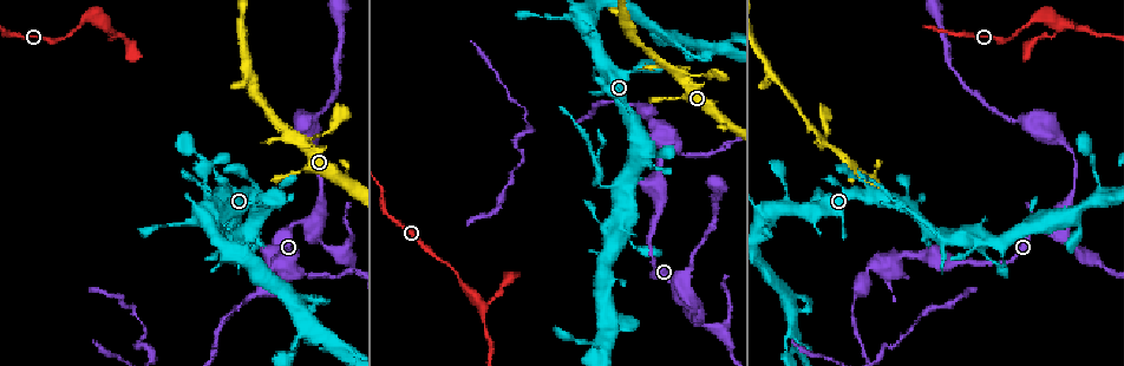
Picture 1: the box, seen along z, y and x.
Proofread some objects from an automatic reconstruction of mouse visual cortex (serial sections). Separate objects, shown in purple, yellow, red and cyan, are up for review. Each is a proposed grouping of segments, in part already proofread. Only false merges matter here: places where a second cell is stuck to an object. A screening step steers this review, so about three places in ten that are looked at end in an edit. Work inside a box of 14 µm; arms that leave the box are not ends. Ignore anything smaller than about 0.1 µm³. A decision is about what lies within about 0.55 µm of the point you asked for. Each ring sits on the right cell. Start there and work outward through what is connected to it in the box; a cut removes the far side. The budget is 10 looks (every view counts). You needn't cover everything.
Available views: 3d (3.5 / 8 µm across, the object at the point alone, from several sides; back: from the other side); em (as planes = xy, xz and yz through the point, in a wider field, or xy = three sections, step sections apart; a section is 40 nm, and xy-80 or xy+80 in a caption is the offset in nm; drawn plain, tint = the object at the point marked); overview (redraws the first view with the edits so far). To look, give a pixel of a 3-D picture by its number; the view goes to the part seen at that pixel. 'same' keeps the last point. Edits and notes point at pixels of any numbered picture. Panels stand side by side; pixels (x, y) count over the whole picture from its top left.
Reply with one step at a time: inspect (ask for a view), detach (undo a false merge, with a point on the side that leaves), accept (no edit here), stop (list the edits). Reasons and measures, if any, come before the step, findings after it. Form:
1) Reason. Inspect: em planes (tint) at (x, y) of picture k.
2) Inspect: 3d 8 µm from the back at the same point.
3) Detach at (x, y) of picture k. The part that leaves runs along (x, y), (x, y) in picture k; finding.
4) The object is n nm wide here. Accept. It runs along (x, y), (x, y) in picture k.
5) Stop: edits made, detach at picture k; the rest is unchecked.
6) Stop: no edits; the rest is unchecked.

Narrows sharply. Inspect: 3d 3.5 µm at (290, 351) of picture 1.

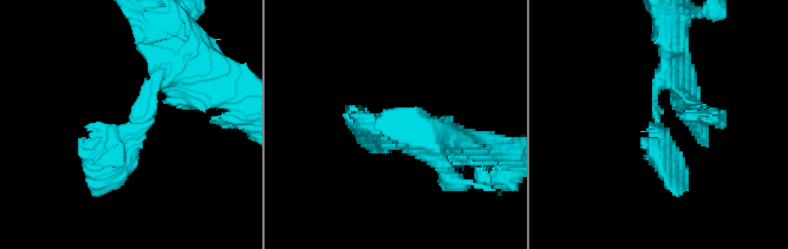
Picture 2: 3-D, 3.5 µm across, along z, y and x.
Inspect: em xy step 5 (tint) at (663, 127) of picture 2.

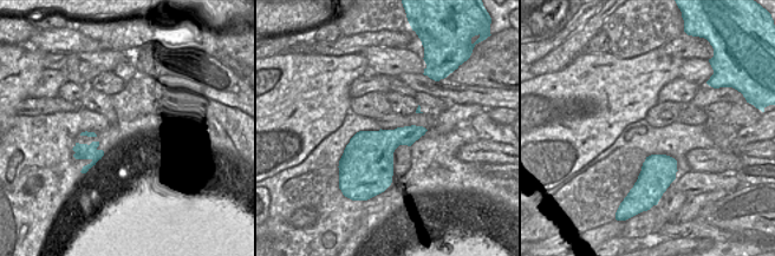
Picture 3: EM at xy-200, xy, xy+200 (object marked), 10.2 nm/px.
Accept. It runs along (165, 61), (92, 185) in picture 2; one cell here.

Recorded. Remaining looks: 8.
A narrow waist. Inspect: 3d 3.5 µm at (932, 226) of picture 1.

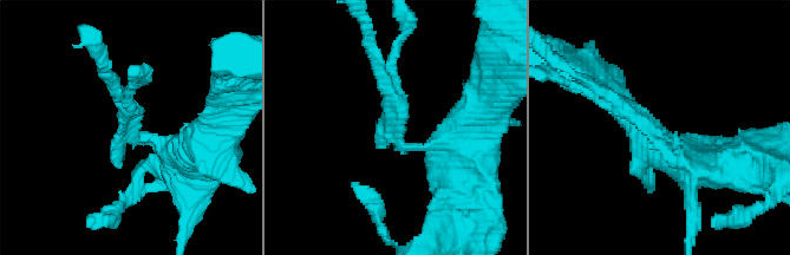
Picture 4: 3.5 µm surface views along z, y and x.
Inspect: em xy step 2 (tint) at (400, 127) of picture 4.

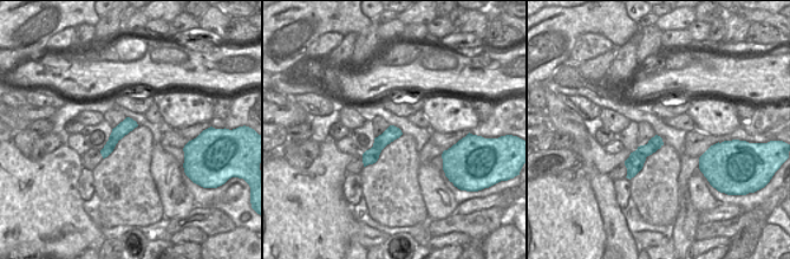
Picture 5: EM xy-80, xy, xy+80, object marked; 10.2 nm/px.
Detach at (382, 132) of picture 4. The part that leaves runs along (152, 142), (123, 121), (116, 87) in picture 4; a second cell is stuck on.

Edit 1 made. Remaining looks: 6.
Redraw. Inspect: overview.

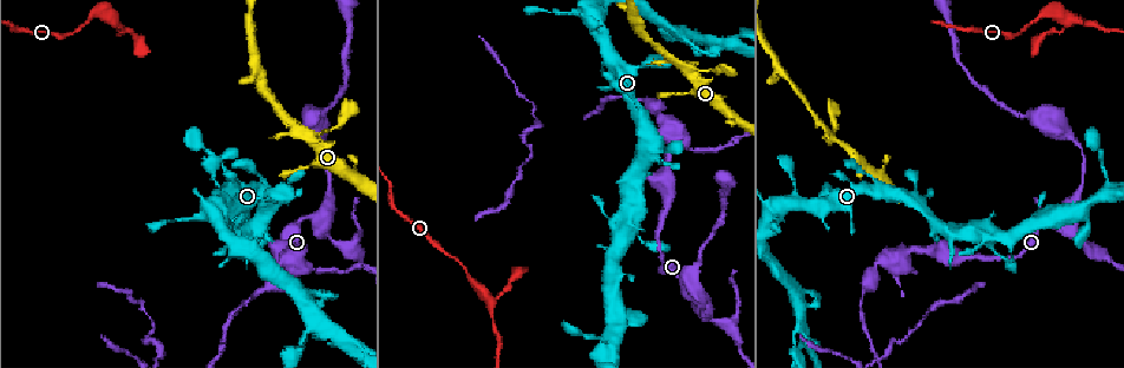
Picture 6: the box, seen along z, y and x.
Branch point. Inspect: 3d 3.5 µm at (303, 267) of picture 6.

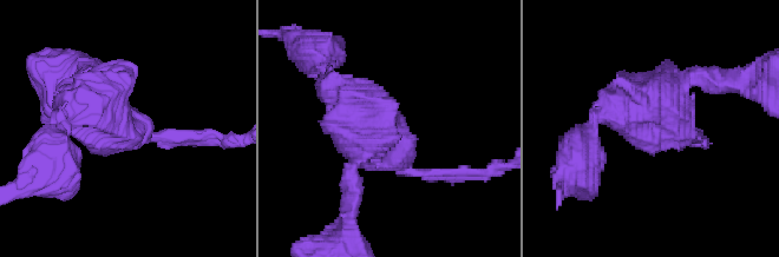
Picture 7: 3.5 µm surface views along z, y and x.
Inspect: em planes (tint) at (672, 123) of picture 7.

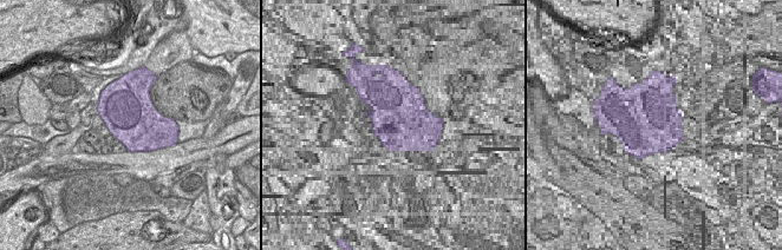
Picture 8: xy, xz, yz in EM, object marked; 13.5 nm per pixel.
Inspect: em xy step 2 (tint) at the same point.

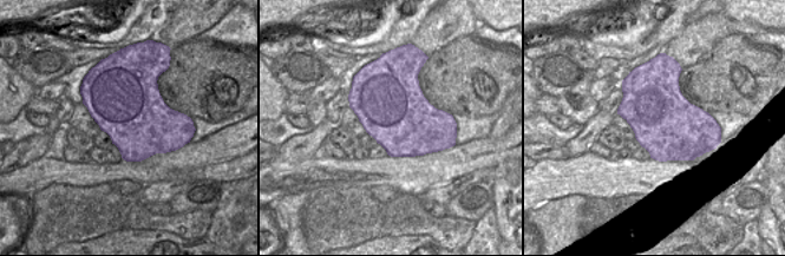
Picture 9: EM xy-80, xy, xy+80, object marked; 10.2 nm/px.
Accept. It runs along (726, 83), (596, 118) in picture 7; continuous, no second cell.

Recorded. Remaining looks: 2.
Thick turns thin. Inspect: 3d 8 µm at (860, 298) of picture 6.

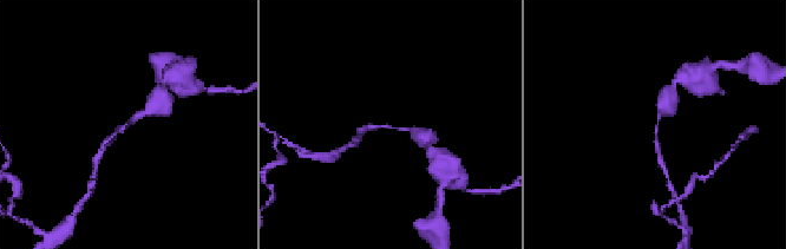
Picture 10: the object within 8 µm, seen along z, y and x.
Shape alone is not enough. Inspect: em xy step 1 (tint) at (129, 121) of picture 10.

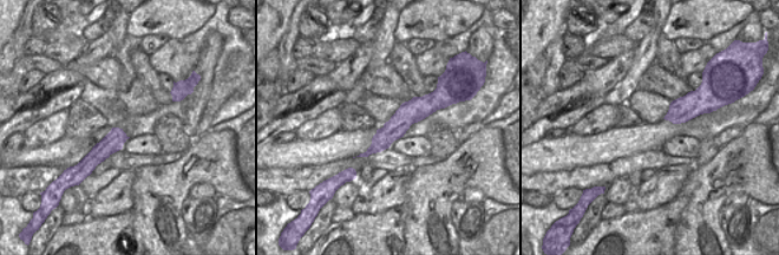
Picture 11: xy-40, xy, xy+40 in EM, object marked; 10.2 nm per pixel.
The arms are 100, 300 nm wide. Accept. It runs along (436, 105), (411, 111), (371, 150) in picture 11; continuous, no second cell.

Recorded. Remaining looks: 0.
Stop: edits made, detach at picture 4; the rest is unchecked.

